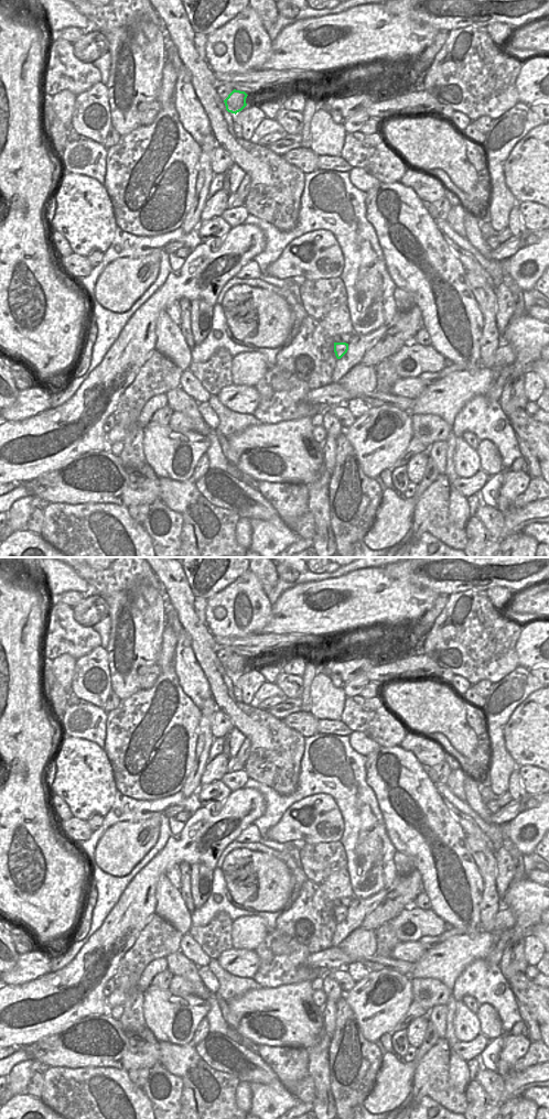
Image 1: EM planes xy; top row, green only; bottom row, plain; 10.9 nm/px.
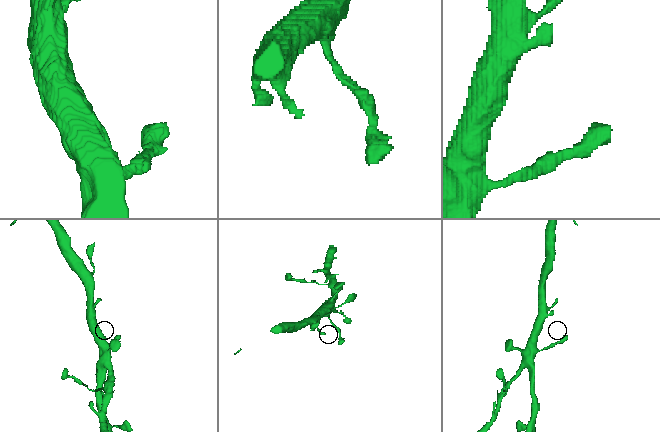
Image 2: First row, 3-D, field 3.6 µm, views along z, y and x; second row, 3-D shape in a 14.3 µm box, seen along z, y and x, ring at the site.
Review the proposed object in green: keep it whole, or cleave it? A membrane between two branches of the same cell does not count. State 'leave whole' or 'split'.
leave whole

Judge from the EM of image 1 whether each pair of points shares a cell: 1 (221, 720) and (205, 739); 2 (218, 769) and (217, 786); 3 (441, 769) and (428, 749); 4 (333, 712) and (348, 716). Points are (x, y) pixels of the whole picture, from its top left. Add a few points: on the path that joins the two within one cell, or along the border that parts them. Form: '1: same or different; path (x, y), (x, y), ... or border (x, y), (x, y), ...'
1: different; border (218, 709), (212, 715), (211, 734), (213, 737)
2: different; border (219, 780), (201, 785)
3: different; border (443, 760), (427, 768)
4: different; border (346, 696), (343, 713), (338, 719)

